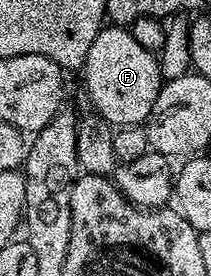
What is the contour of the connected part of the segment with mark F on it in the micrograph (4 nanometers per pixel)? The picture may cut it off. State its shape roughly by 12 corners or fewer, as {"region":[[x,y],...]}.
{"region":[[106,24],[84,51],[93,113],[142,126],[164,81],[155,51]]}

